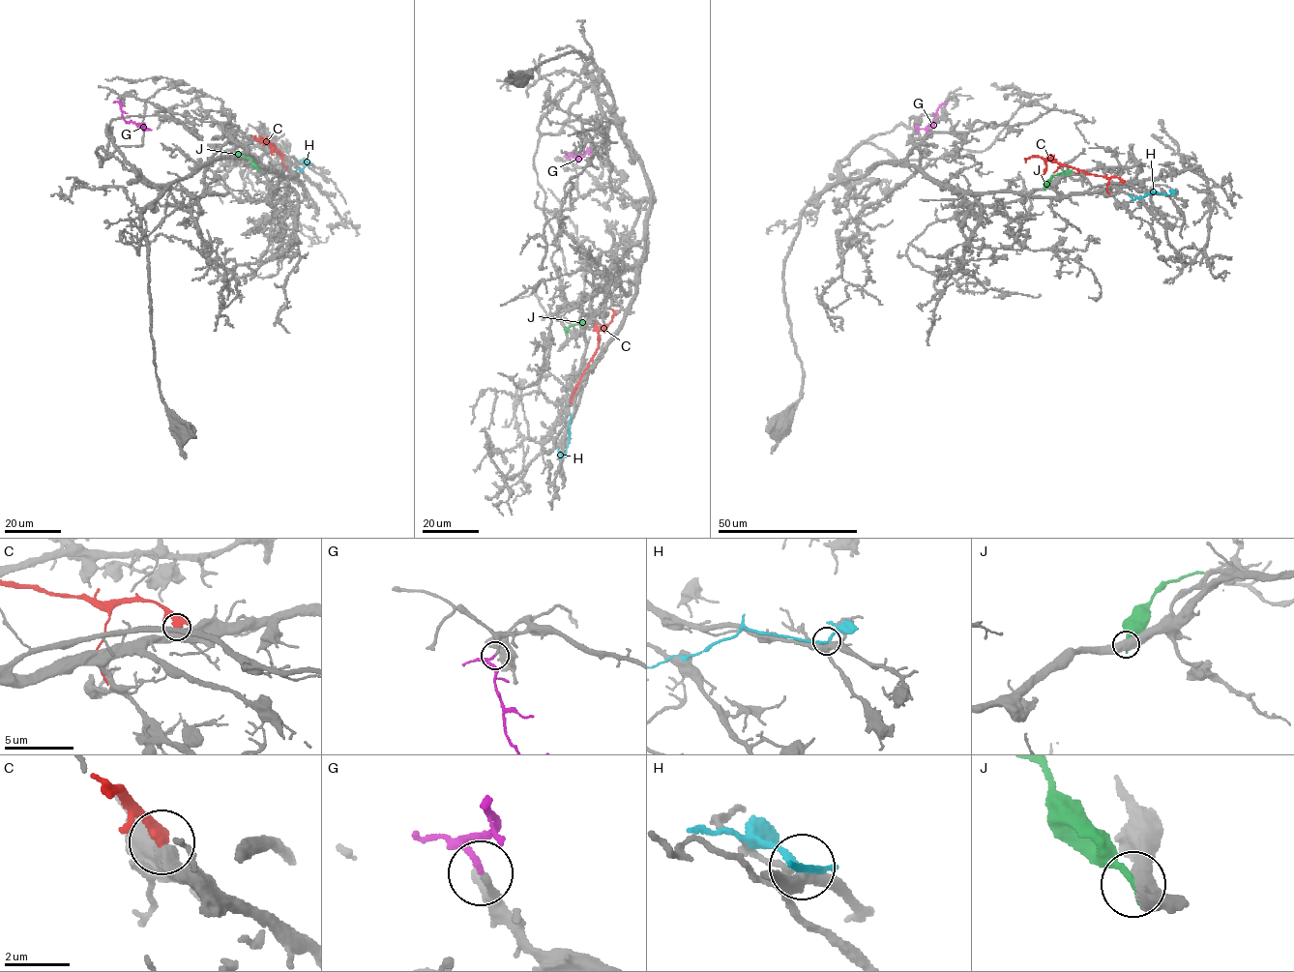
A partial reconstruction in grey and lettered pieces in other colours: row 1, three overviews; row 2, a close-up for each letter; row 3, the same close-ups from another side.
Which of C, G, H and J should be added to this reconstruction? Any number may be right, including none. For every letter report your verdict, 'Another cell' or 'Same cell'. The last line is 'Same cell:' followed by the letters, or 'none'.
C: Another cell
G: Same cell
H: Another cell
J: Another cell
Same cell: G

